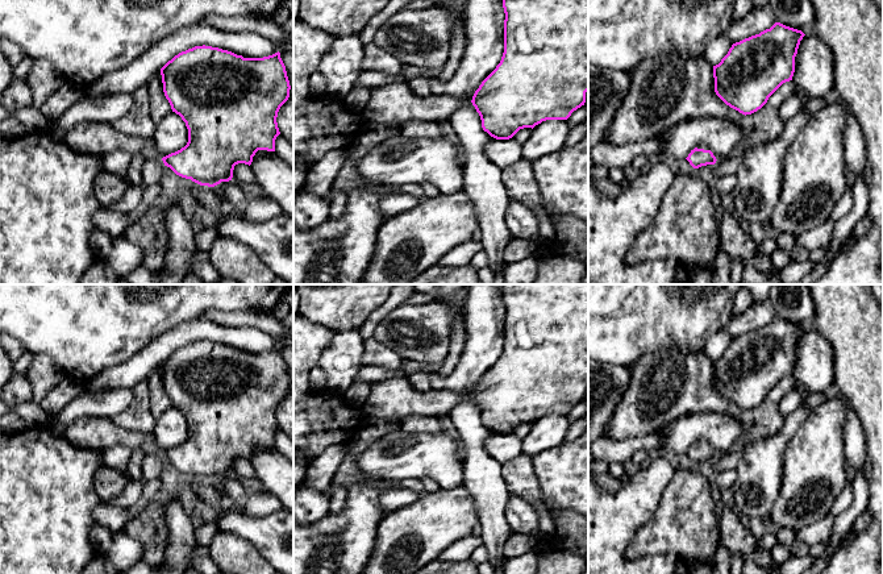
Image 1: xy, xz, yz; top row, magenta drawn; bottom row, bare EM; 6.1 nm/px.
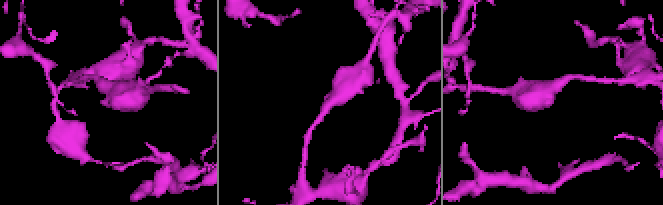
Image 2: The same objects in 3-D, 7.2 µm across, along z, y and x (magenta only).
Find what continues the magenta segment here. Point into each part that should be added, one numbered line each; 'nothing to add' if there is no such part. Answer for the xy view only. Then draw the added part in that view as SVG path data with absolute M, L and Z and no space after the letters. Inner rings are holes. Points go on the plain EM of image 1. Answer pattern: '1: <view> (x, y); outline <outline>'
nothing to add

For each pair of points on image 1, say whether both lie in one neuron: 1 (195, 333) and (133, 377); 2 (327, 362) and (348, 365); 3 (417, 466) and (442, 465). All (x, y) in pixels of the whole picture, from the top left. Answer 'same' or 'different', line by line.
1: same
2: same
3: same

